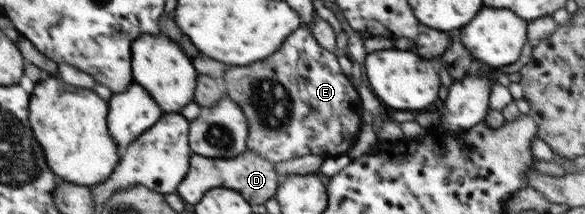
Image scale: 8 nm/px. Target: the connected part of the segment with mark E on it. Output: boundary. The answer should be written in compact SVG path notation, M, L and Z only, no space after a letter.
M304 26L294 30L268 58L246 66L230 68L224 80L228 96L232 96L232 100L242 106L248 119L248 150L273 165L308 155L320 156L323 159L347 155L361 130L364 110L357 89L342 72L334 51L318 44L314 35Z

